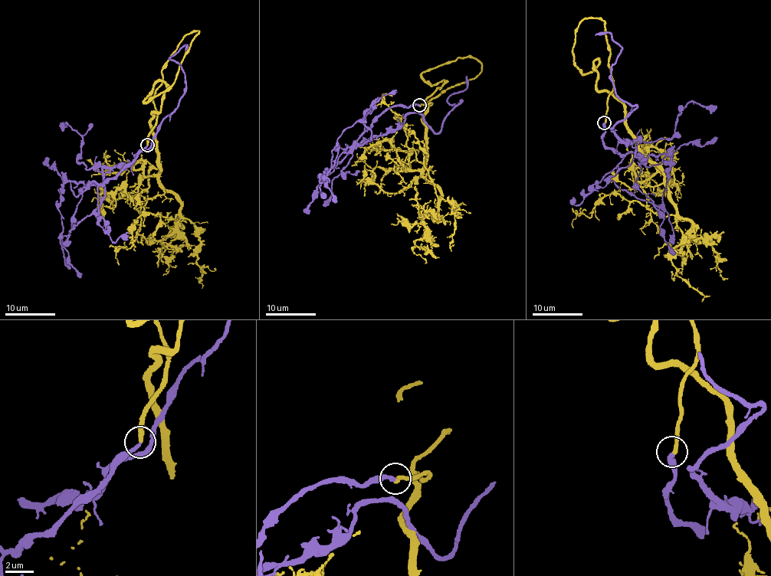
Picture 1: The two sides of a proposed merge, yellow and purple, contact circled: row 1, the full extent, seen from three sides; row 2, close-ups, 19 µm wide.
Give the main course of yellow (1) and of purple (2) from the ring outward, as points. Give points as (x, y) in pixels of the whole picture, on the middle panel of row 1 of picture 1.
1: (419, 105), (481, 64), (421, 73), (444, 81), (423, 116), (422, 175), (440, 195), (412, 250), (424, 263)
2: (419, 105), (388, 107), (359, 144), (398, 130), (408, 113), (437, 133), (462, 101), (447, 101), (466, 76)

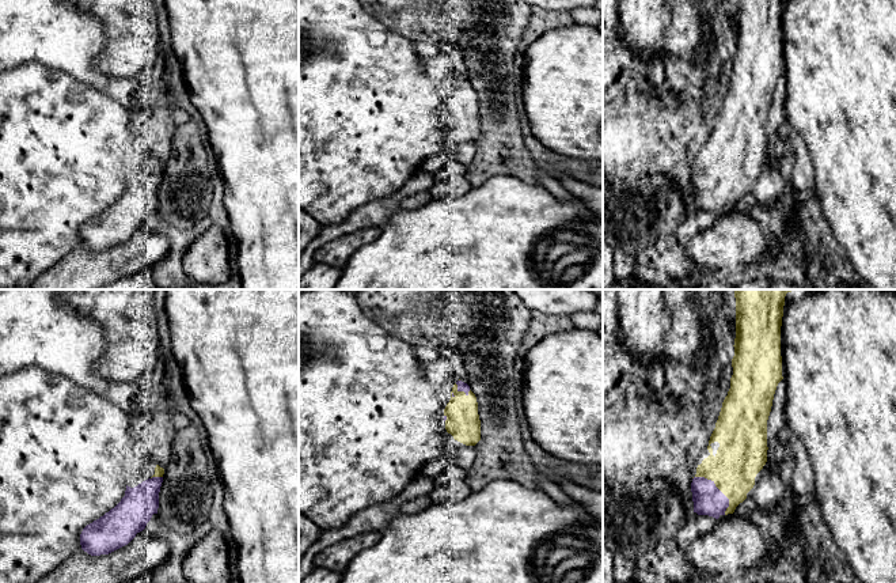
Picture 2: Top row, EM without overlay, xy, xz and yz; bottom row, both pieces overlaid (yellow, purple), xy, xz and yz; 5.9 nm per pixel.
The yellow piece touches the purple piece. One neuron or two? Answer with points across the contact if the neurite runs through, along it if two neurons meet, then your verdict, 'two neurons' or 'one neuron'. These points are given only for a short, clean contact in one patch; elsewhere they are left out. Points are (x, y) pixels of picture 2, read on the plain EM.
two neurons

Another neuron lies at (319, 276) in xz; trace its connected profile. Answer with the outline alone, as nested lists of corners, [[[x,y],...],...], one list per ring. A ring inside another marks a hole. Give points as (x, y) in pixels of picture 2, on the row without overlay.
[[[314,262],[299,279],[299,289],[334,289],[342,276],[342,269]]]

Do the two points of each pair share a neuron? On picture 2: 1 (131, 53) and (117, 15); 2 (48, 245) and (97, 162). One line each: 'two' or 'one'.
1: one
2: one

